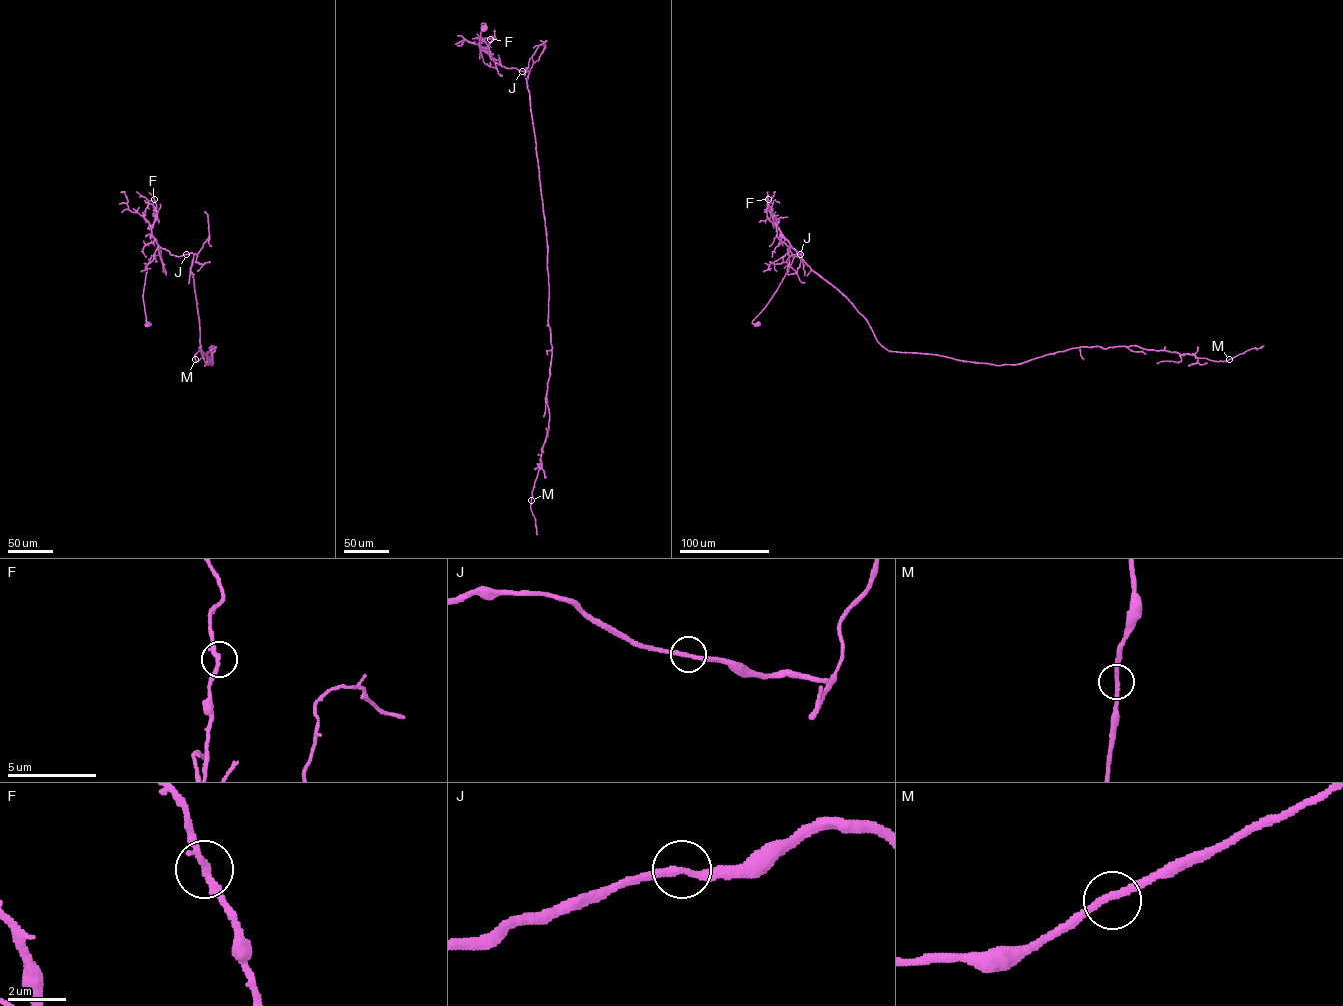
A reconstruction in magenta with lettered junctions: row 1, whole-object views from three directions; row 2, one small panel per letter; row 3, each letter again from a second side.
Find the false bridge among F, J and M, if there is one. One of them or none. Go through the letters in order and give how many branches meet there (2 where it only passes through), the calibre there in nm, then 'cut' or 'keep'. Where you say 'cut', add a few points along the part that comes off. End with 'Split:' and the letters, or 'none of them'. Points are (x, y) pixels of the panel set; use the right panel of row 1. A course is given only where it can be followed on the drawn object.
F: 2 | 240 nm | keep
J: 2 | 240 nm | keep
M: 2 | 240 nm | keep
Split: none of them

